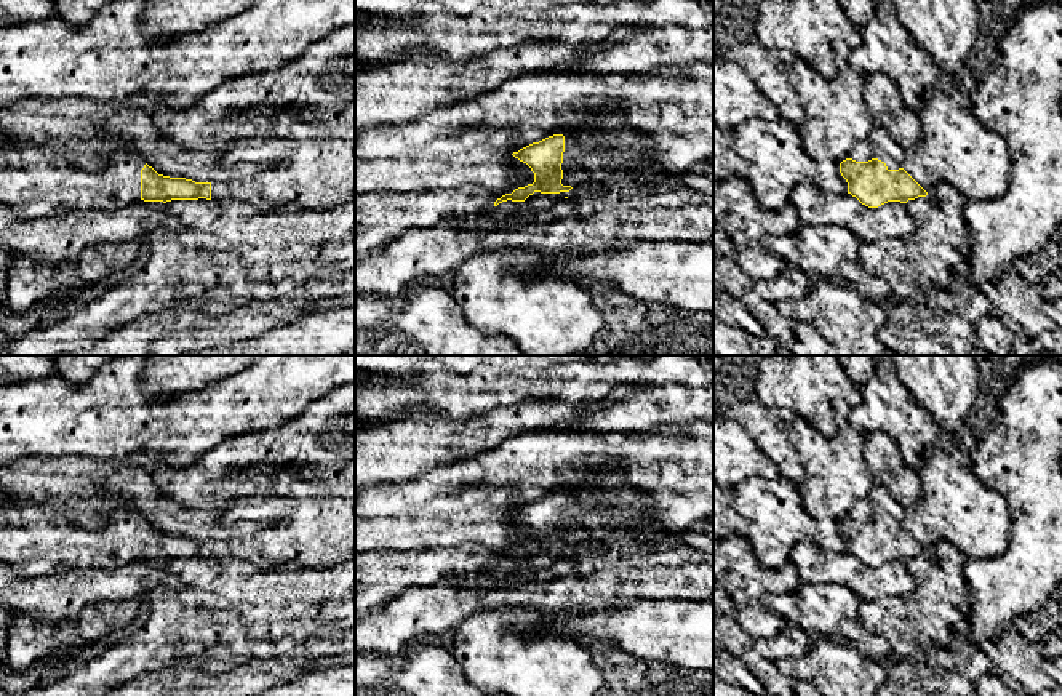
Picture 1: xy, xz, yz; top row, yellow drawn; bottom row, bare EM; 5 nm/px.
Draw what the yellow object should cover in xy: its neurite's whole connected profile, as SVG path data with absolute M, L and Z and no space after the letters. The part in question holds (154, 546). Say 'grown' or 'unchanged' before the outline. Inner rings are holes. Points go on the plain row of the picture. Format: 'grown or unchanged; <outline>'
grown; M245 496L224 504L229 507L224 525L246 520L264 526L246 539L195 541L158 533L131 510L118 510L101 528L86 530L48 507L0 509L0 562L14 565L26 576L45 576L69 566L117 568L138 558L246 560L267 571L285 563L325 568L355 550L355 498Z

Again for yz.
grown; M876 483L870 490L870 498L872 518L846 517L840 522L840 531L848 541L848 552L868 566L926 555L928 550L902 526L905 507Z

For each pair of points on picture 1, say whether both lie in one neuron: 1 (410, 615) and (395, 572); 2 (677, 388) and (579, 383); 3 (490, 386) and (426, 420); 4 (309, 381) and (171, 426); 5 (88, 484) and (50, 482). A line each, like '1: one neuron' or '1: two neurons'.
1: two neurons
2: one neuron
3: two neurons
4: one neuron
5: one neuron

